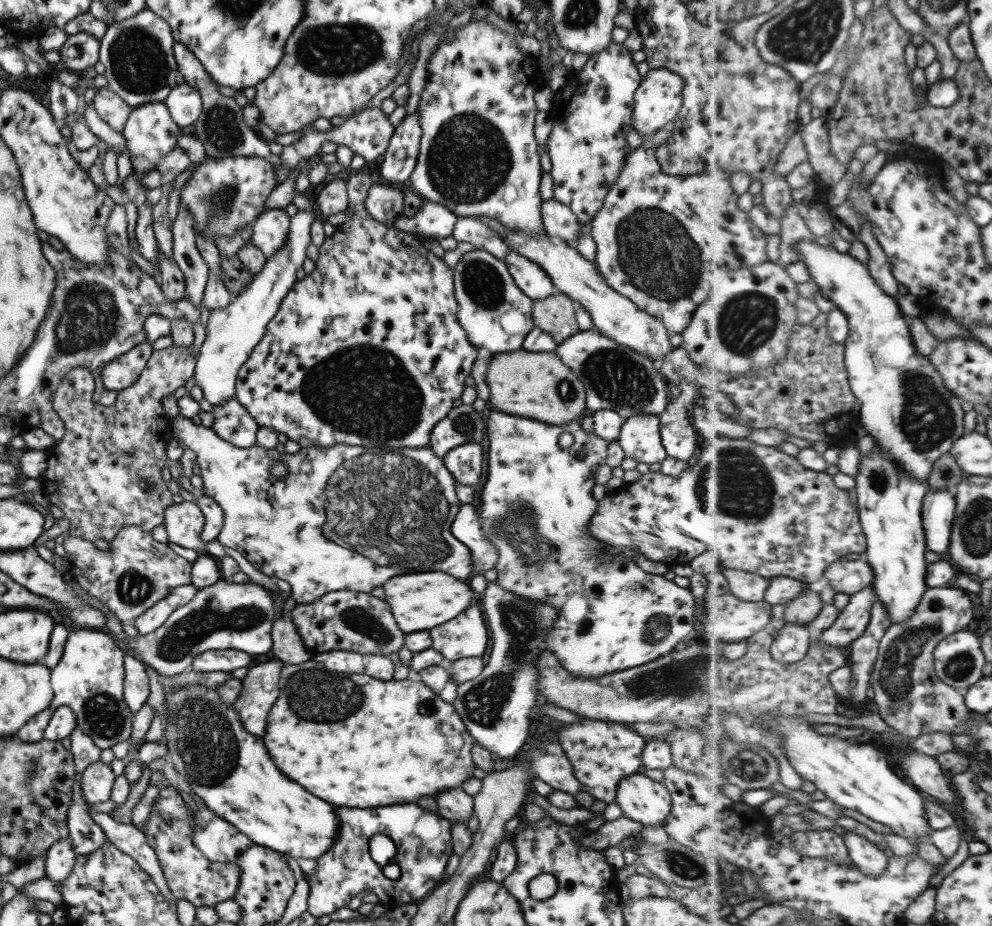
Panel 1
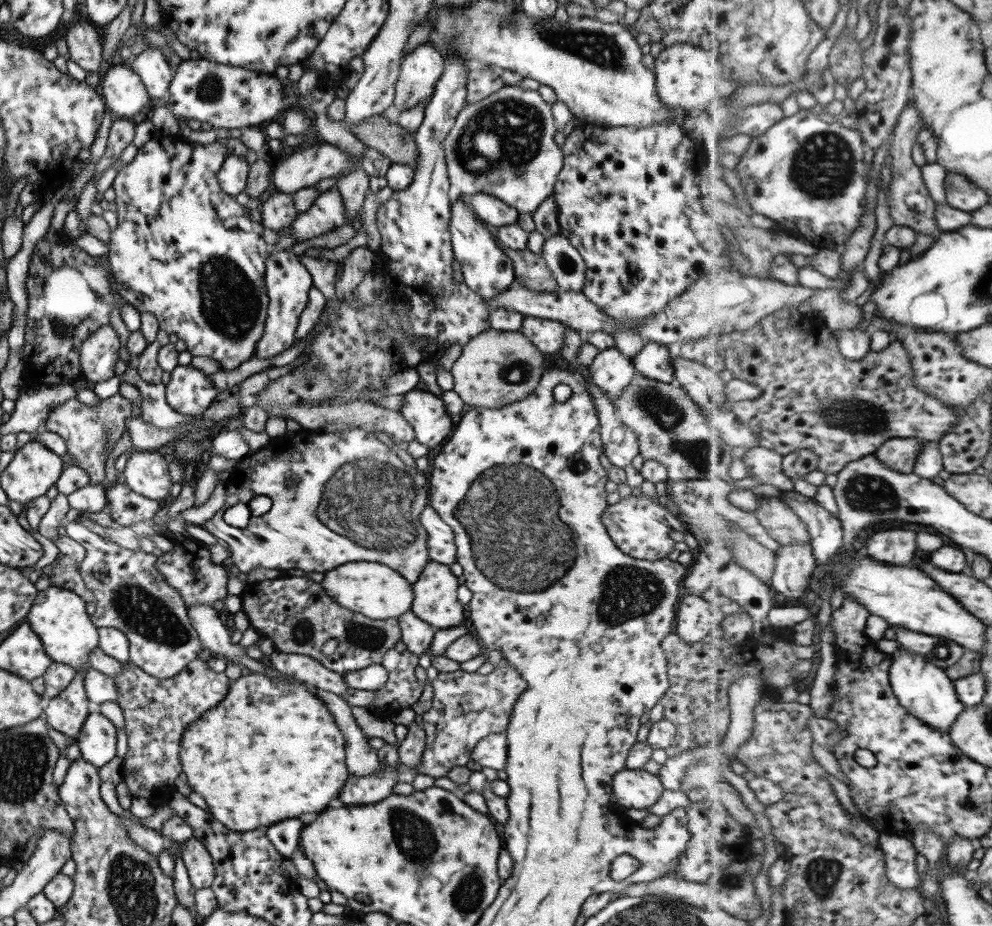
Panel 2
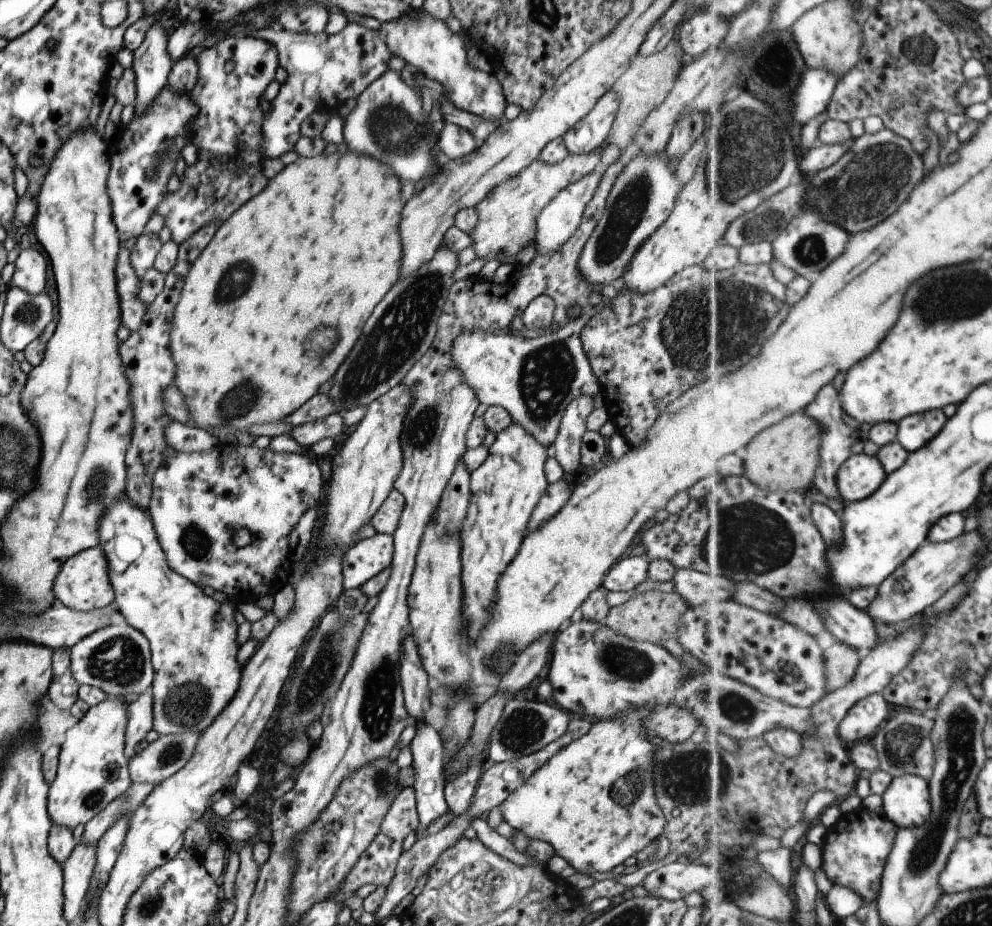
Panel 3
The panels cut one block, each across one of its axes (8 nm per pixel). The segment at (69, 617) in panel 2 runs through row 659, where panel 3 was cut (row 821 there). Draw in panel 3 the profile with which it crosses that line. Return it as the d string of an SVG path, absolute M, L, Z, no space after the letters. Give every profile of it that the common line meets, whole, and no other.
M106 697L100 704L90 707L77 724L67 730L64 742L60 745L55 779L48 786L46 812L50 826L63 826L73 829L78 824L86 824L105 809L115 798L123 795L131 786L128 778L128 758L123 753L126 728L126 704L116 697Z

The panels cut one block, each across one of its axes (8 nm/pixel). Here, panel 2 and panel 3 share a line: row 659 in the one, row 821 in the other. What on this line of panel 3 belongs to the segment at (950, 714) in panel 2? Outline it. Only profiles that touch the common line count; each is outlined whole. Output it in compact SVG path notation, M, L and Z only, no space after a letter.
M913 773L895 777L882 795L884 814L898 828L922 826L932 810L929 784L927 779Z

